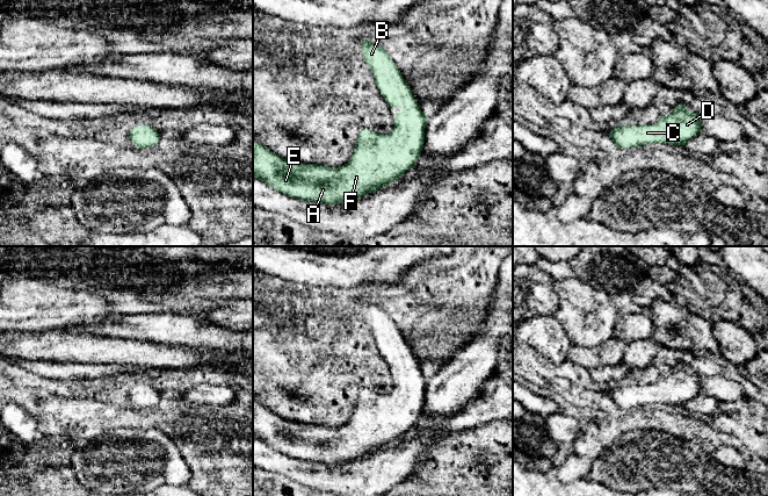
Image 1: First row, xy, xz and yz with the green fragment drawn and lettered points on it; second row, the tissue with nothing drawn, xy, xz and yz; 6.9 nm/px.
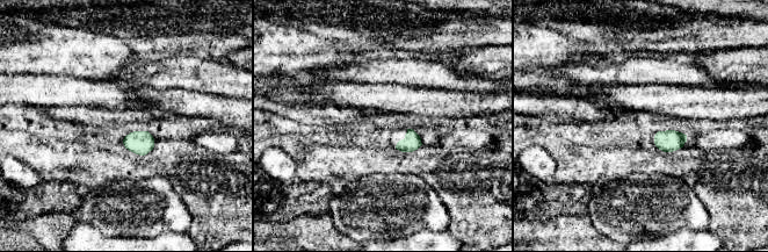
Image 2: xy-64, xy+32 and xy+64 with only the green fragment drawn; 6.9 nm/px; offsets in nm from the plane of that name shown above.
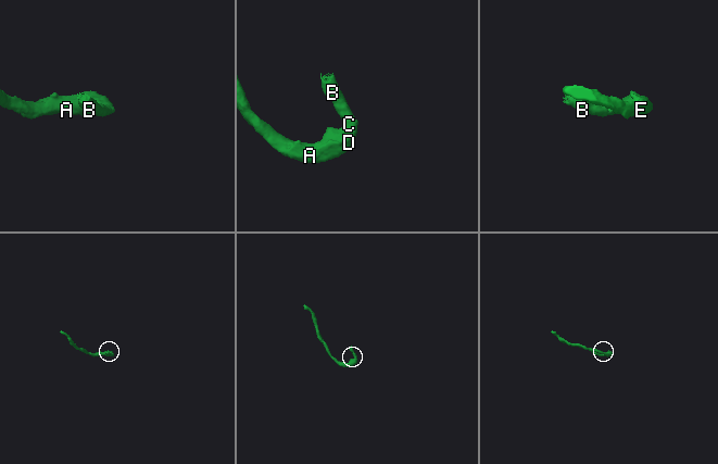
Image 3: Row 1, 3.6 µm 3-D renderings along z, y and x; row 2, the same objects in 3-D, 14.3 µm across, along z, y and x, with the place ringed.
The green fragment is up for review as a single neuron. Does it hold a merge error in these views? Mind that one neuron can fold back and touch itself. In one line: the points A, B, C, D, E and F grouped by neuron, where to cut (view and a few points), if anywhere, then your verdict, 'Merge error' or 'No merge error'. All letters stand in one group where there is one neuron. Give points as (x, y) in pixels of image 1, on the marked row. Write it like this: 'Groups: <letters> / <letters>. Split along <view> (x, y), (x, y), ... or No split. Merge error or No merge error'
Groups: A B C D E F. No split. No merge error

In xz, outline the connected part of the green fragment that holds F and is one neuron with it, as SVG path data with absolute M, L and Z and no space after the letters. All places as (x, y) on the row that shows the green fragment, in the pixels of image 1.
M370 41L362 42L362 55L375 78L375 84L391 109L400 108L394 114L394 127L390 134L377 134L362 129L349 161L342 166L331 167L318 164L299 163L285 159L271 152L253 138L253 177L266 182L273 189L303 201L314 201L334 206L349 202L365 194L377 192L397 181L412 168L420 158L425 143L427 114L418 106L413 93L387 52Z

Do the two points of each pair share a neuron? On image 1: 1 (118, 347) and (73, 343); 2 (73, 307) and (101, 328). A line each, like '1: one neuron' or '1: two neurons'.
1: one neuron
2: two neurons

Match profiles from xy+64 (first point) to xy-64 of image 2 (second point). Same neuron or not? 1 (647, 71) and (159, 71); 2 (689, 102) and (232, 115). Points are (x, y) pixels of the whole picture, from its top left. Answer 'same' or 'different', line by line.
1: same
2: different

